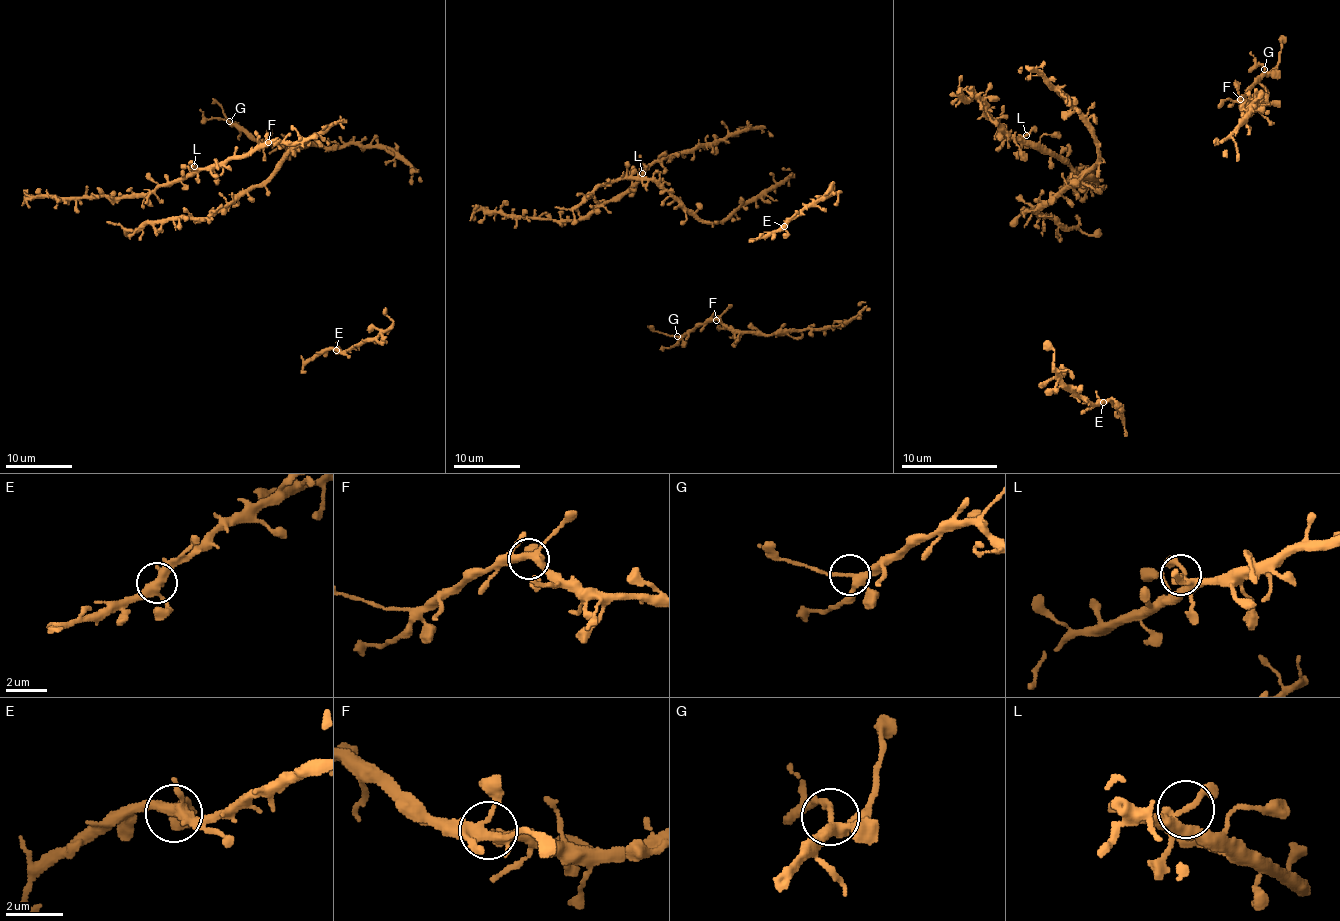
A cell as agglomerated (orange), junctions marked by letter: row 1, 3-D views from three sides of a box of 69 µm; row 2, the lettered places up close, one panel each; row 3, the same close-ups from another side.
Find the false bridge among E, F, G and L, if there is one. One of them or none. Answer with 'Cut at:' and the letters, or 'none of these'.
Cut at: G

